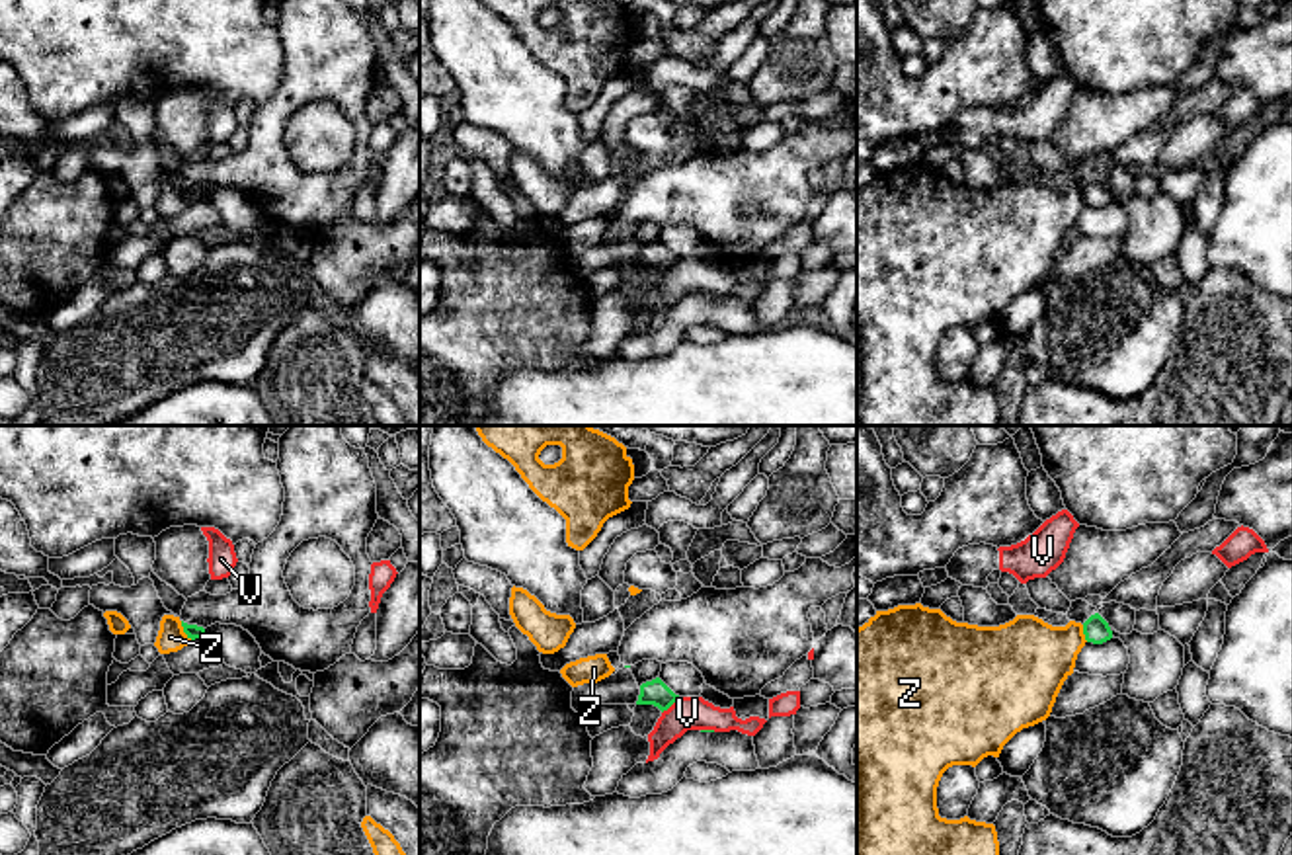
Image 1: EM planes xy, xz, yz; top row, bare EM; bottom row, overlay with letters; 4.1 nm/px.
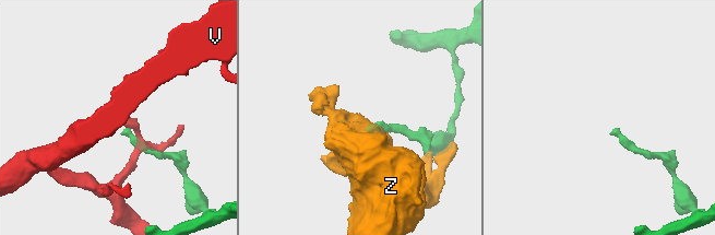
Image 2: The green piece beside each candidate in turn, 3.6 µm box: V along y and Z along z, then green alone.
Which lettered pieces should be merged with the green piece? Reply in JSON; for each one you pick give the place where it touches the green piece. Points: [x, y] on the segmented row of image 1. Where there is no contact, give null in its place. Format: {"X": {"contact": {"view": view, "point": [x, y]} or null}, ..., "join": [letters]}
{"join": []}

